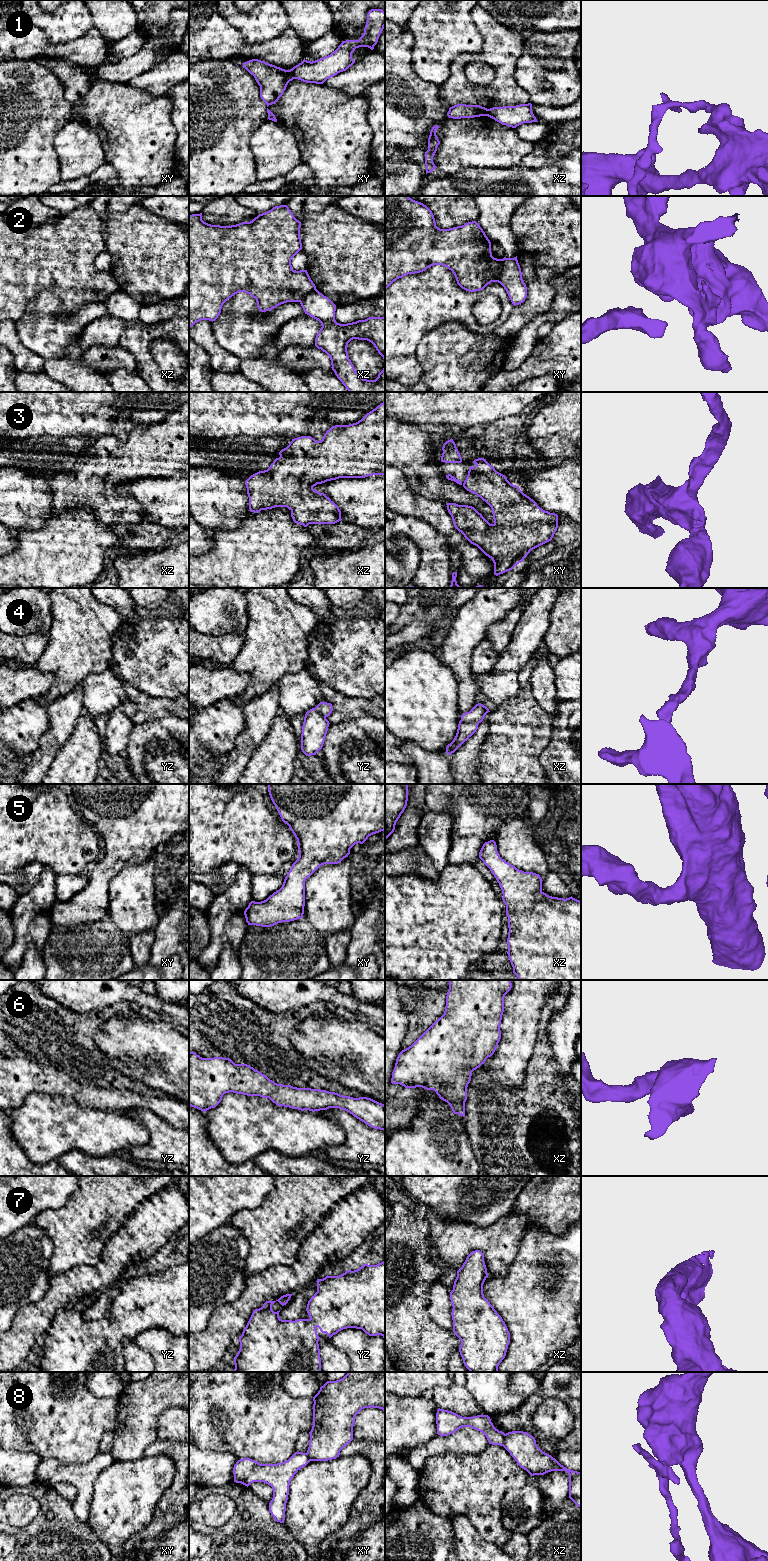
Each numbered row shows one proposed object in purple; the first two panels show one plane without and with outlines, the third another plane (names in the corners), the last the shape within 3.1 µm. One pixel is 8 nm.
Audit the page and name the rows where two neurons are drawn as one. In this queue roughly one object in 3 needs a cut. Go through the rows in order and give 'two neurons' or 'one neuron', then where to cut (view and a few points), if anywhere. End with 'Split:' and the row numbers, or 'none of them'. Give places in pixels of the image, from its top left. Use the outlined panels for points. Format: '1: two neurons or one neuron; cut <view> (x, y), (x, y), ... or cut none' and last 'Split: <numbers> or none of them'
1: two neurons; cut xy (288, 70), (294, 78)
2: two neurons; cut xy (502, 259), (501, 276), (498, 282)
3: one neuron; cut none
4: one neuron; cut none
5: one neuron; cut none
6: one neuron; cut none
7: one neuron; cut none
8: two neurons; cut xz (505, 1434), (501, 1445)
Split: 1, 2, 8

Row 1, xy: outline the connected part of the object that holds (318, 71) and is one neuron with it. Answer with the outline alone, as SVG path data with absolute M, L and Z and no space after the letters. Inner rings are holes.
M371 9L367 14L364 33L358 40L342 41L330 55L312 62L304 59L289 71L294 79L323 84L327 79L346 71L355 63L352 53L356 48L368 47L373 50L384 27L385 12L382 9Z

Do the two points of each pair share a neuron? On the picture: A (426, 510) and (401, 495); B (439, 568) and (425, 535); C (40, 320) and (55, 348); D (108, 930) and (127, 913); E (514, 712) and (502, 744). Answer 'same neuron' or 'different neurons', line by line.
A: same neuron
B: same neuron
C: same neuron
D: different neurons
E: same neuron

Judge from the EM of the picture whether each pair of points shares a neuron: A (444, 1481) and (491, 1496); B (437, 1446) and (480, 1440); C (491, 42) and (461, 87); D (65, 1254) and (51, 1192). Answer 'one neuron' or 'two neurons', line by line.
A: one neuron
B: one neuron
C: one neuron
D: two neurons

